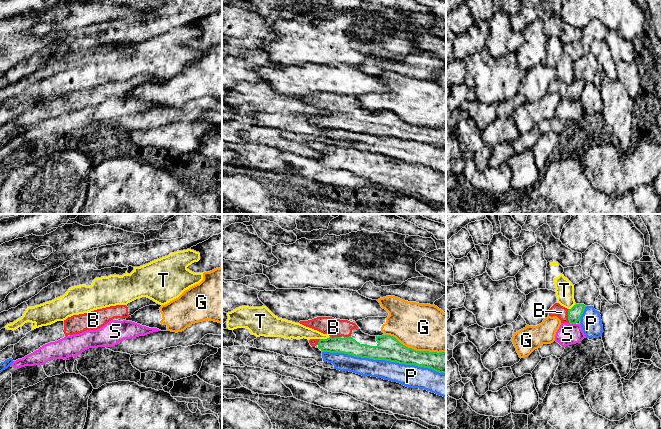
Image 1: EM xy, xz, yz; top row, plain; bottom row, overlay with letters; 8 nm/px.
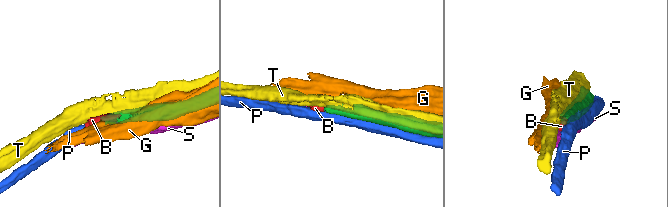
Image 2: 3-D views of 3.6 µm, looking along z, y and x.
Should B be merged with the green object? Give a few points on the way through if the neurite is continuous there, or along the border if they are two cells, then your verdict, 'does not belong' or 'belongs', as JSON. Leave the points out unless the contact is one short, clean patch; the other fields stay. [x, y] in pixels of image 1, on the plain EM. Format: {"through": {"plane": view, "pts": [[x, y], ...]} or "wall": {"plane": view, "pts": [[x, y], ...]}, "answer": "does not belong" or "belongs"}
{"through": {"plane": "yz", "pts": [[574, 90], [568, 92], [561, 88]]}, "answer": "belongs"}

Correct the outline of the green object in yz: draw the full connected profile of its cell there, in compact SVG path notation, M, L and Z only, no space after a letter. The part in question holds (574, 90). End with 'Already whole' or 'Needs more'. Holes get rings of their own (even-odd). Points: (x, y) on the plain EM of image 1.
M555 79L549 85L549 92L557 92L561 96L561 99L576 100L580 97L585 84L584 80L576 80L571 85L567 85L559 79Z. Needs more

